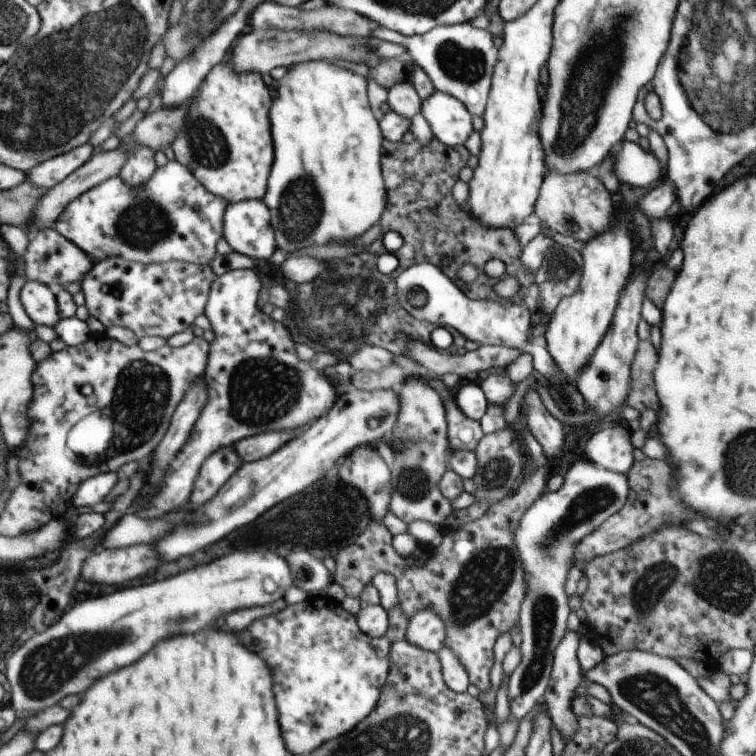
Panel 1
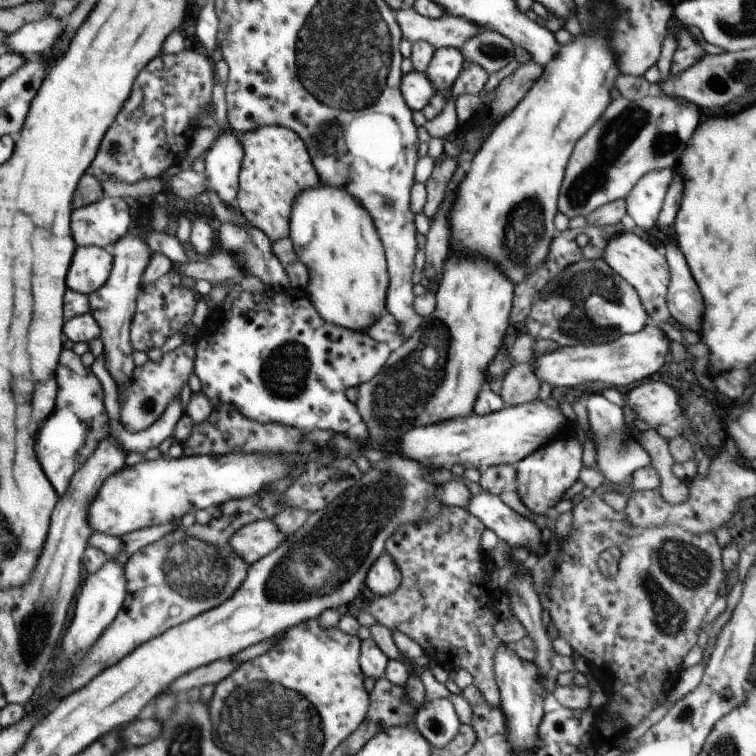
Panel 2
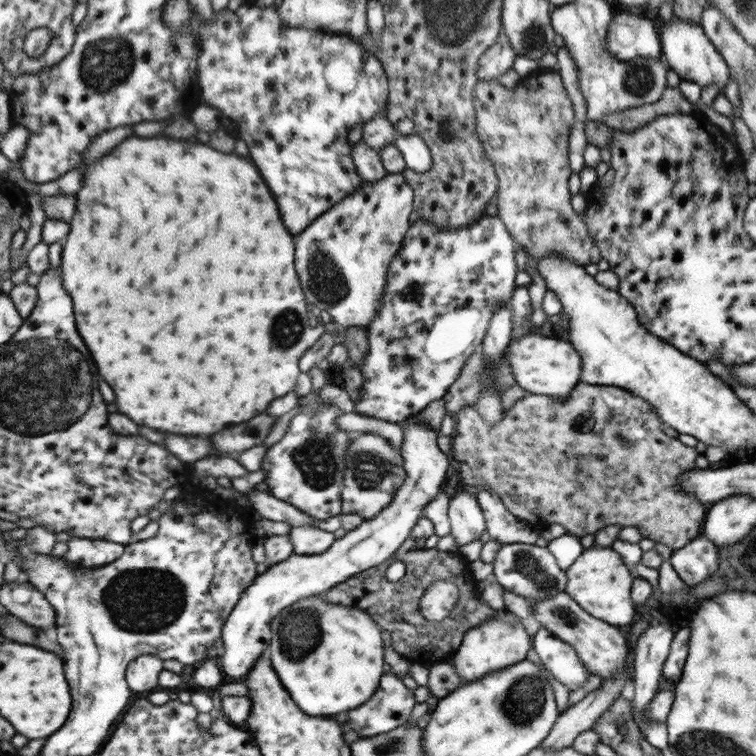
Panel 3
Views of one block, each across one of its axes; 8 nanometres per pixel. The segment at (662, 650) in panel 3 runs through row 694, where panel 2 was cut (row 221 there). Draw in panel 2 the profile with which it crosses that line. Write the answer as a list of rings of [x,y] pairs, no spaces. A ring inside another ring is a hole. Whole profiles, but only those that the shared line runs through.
[[[672,168],[651,170],[624,199],[627,214],[642,232],[647,234],[653,232],[674,175]]]

